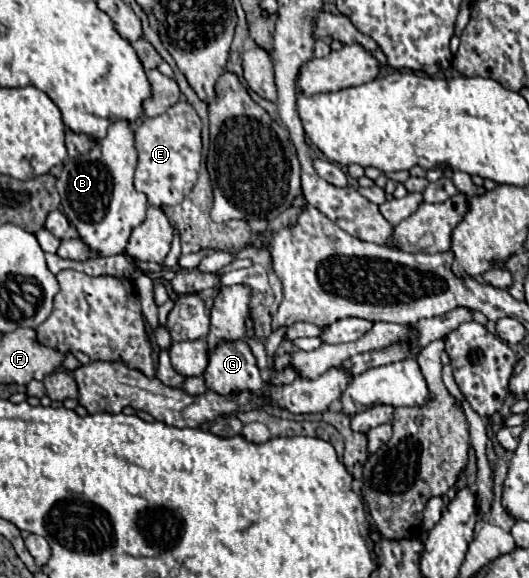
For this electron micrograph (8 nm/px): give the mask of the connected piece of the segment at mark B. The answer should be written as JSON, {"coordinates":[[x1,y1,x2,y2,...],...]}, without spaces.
{"coordinates":[[128,120,110,124,108,134,94,142,94,148,82,156,68,158,56,180,62,198,62,210,76,224,80,238,100,256,122,254,130,232,142,224,148,200,134,190,134,170,138,154,134,148,134,128]]}

